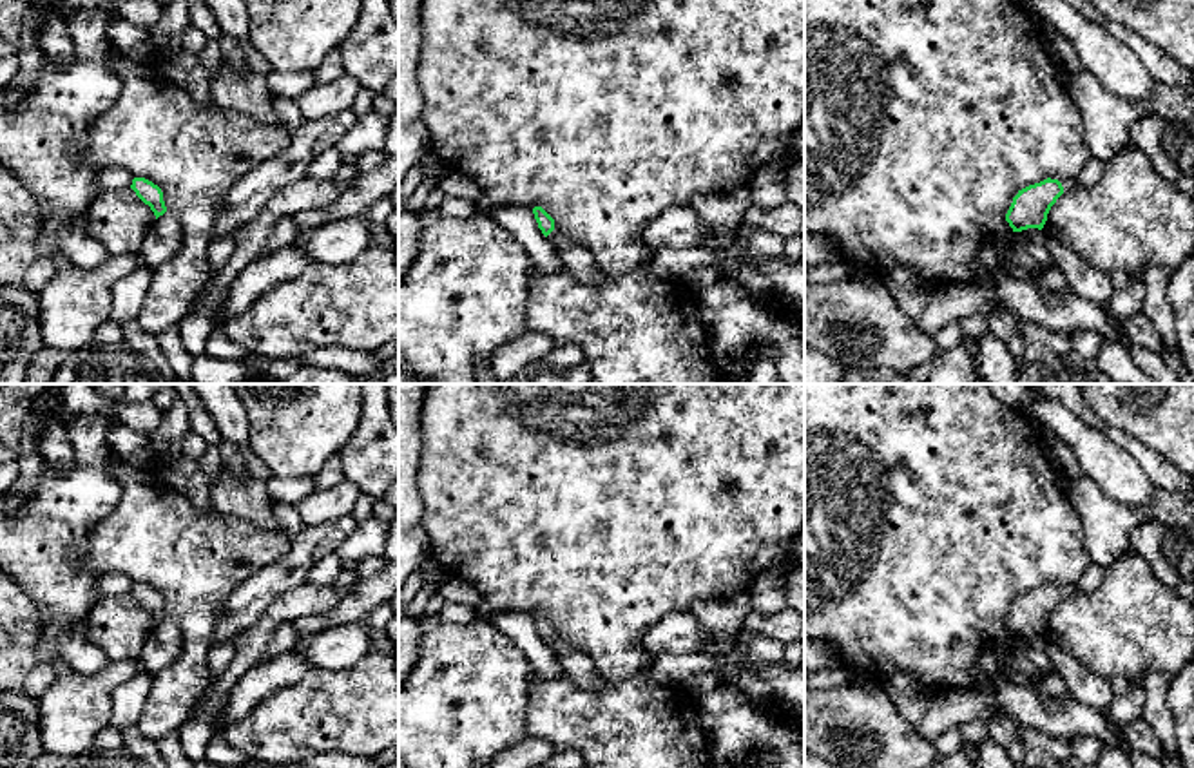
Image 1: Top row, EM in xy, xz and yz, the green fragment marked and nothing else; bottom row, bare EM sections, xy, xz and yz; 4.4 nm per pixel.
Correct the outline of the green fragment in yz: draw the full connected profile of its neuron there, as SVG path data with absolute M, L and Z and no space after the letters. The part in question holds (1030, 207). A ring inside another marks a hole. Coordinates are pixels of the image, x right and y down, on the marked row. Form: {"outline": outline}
{"outline": "M1044 179L1029 185L1013 197L1013 203L1006 214L1006 221L1013 232L1027 228L1042 230L1051 206L1064 192L1073 192L1076 187L1069 179Z"}

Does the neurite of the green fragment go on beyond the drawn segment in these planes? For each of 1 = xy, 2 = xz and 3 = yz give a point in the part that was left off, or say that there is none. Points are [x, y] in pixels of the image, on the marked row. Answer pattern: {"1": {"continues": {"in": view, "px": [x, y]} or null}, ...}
{"1": {"continues": null}, "2": {"continues": null}, "3": {"continues": {"in": "yz", "px": [1068, 187]}}}

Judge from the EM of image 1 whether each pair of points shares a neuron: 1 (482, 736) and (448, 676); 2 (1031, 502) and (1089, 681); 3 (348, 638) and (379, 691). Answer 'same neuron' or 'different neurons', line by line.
1: same neuron
2: different neurons
3: different neurons

